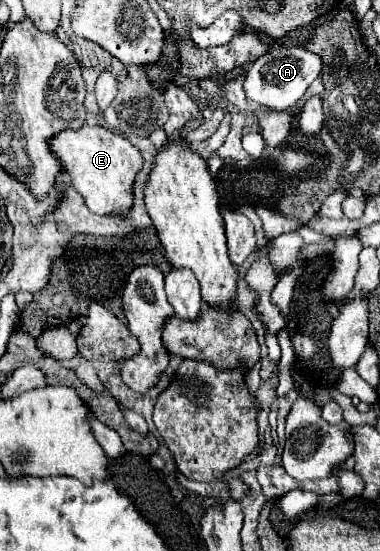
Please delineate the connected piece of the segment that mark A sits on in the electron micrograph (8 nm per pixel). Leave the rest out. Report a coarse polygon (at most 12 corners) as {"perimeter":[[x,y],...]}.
{"perimeter":[[278,46],[252,62],[244,94],[286,110],[320,76],[314,52]]}

